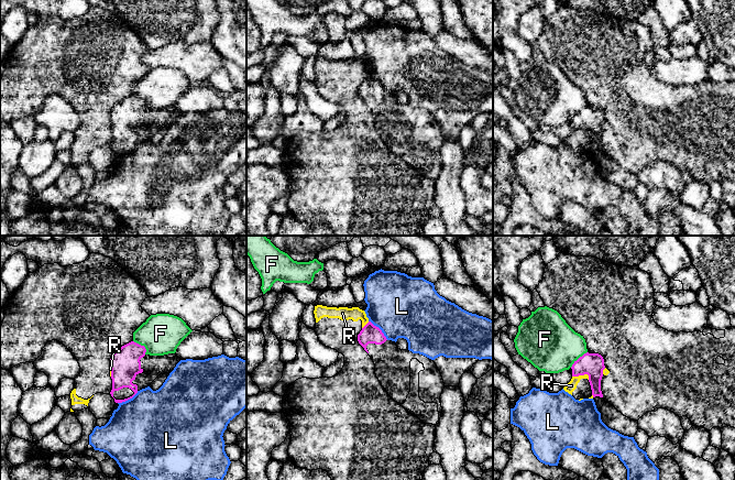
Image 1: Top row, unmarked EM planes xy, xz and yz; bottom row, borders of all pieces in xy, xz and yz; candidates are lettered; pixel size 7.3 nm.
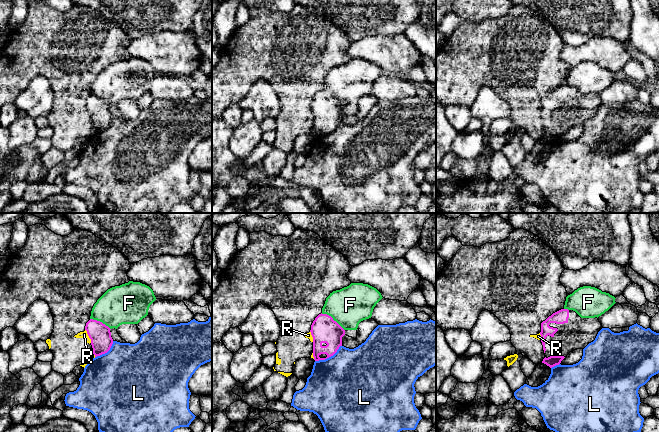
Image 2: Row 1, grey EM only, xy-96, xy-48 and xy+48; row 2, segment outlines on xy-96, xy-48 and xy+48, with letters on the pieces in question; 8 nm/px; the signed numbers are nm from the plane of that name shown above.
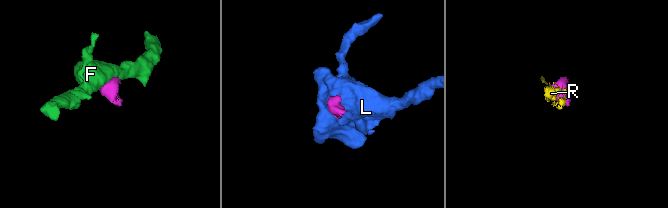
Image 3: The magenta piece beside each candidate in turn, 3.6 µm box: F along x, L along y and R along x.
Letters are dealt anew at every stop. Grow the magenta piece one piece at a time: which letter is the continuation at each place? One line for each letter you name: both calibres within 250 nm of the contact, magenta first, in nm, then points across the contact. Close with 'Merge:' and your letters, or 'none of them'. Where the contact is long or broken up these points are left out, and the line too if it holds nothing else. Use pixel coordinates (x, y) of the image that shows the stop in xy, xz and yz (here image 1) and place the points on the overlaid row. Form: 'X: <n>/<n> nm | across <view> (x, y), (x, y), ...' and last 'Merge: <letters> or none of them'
Merge: none of them

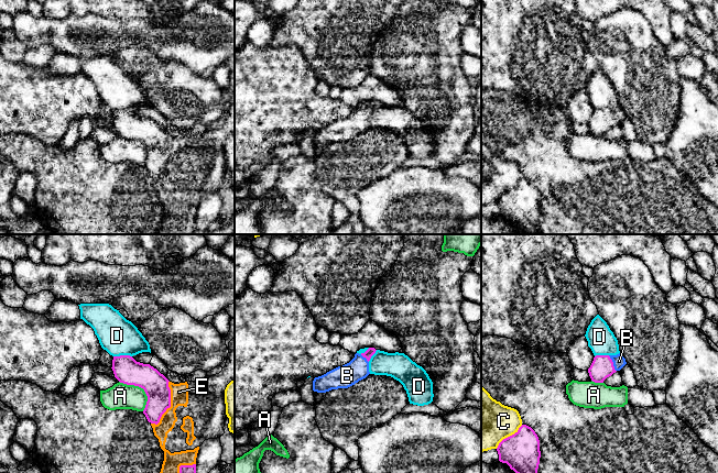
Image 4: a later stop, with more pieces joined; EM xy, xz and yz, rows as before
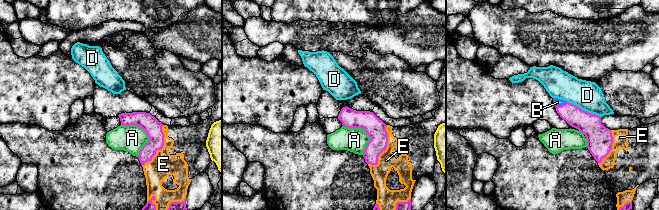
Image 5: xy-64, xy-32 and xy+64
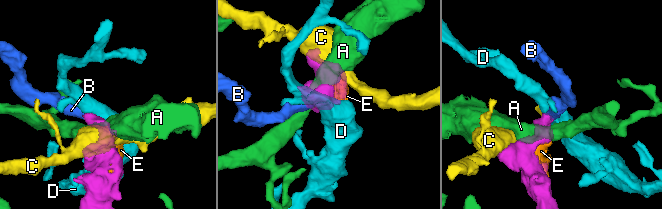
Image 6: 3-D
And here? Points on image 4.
B: 160/90 nm | across yz (601, 367), (612, 363), (619, 361)
E: 190/130 nm
Merge: B, E

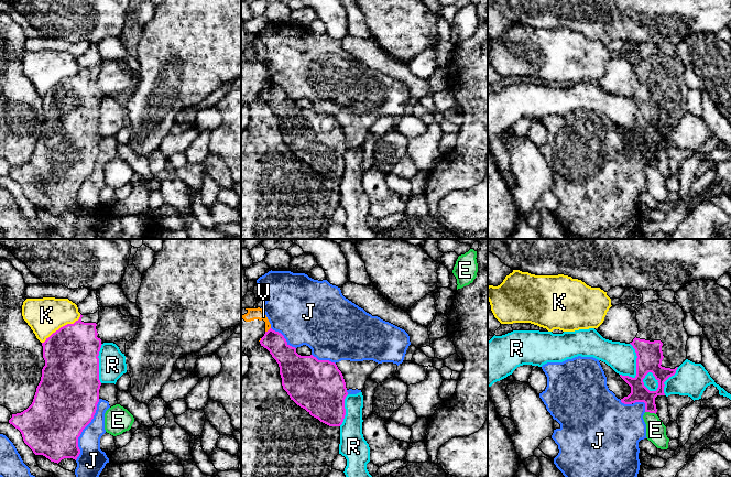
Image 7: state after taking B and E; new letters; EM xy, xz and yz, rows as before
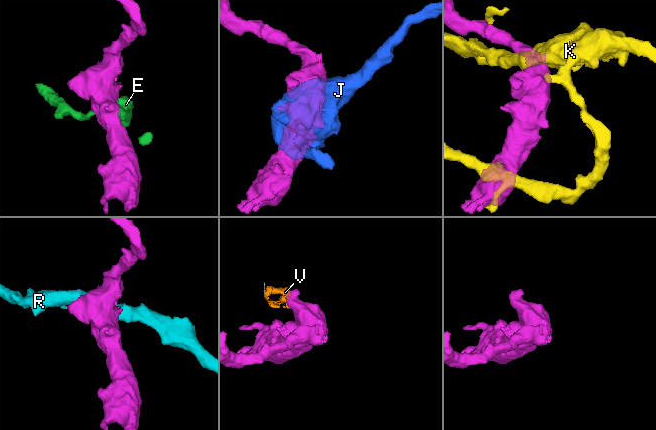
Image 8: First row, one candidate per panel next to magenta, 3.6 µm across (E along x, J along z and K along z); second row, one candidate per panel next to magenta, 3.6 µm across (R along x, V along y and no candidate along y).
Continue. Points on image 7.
Merge: none of them

